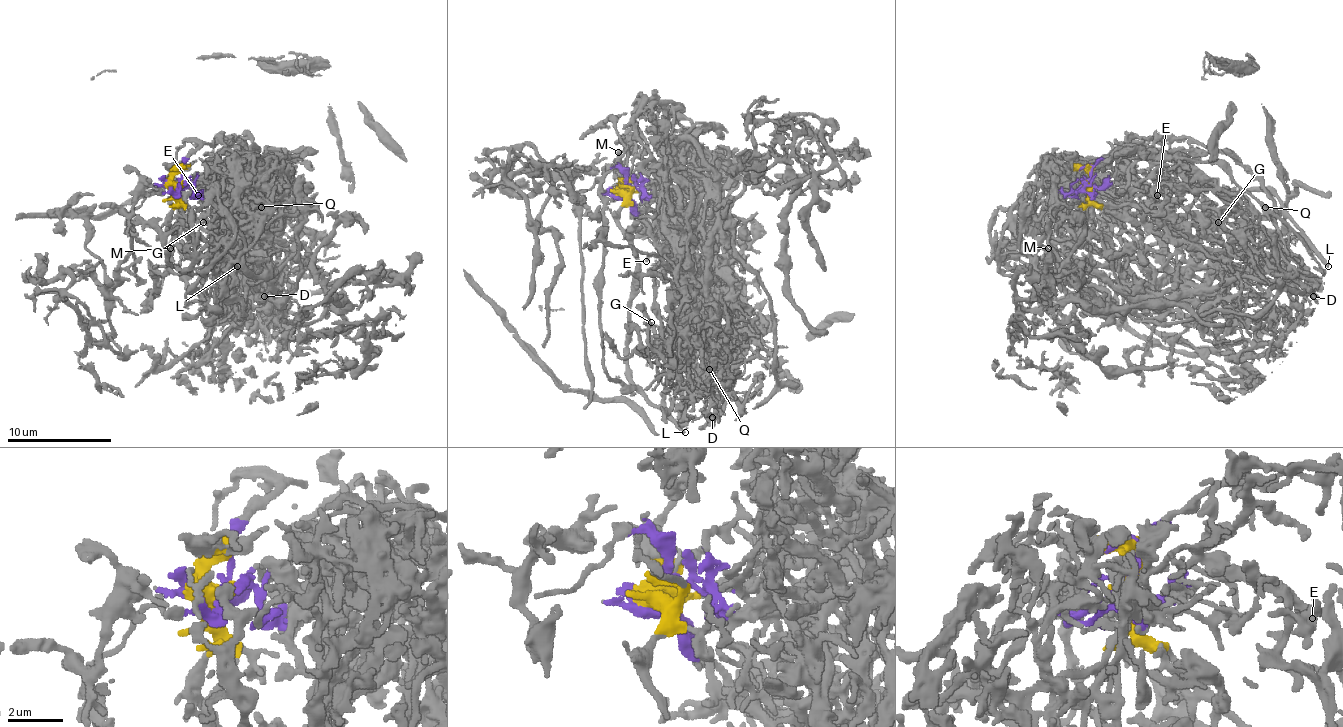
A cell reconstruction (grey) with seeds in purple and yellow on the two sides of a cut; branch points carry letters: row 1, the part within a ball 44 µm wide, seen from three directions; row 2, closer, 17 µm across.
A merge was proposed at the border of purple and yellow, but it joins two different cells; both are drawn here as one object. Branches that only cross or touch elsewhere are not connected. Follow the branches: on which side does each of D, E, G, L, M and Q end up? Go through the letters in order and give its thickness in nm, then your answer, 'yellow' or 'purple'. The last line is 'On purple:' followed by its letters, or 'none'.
D: 110 nm thick; purple
E: 200 nm thick; purple
G: 240 nm thick; purple
L: 320 nm thick; yellow
M: 130 nm thick; yellow
Q: 420 nm thick; purple
On purple: D, E, G, Q

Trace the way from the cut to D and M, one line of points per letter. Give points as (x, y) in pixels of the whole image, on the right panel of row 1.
D: (1085, 182), (1134, 180), (1153, 195), (1155, 211), (1205, 255), (1272, 284), (1304, 276), (1314, 297)
M: (1085, 182), (1145, 245), (1270, 190), (1275, 284), (1114, 289), (1064, 274), (1048, 248)

